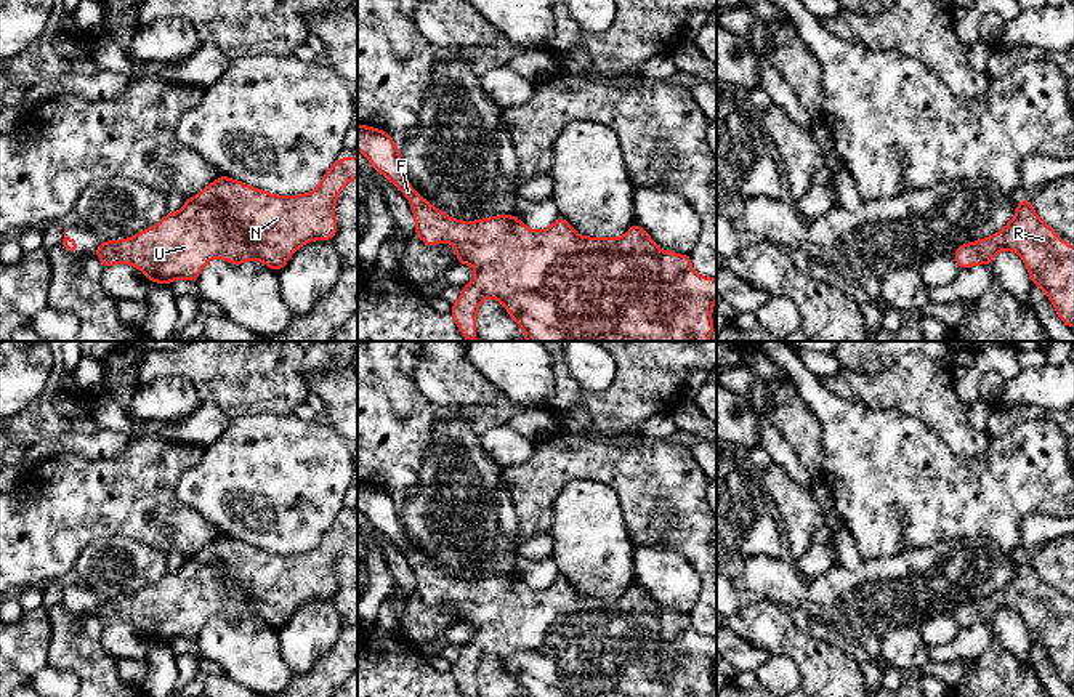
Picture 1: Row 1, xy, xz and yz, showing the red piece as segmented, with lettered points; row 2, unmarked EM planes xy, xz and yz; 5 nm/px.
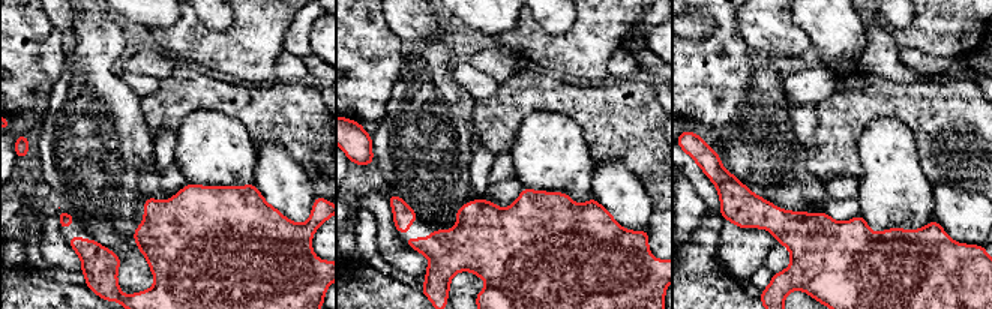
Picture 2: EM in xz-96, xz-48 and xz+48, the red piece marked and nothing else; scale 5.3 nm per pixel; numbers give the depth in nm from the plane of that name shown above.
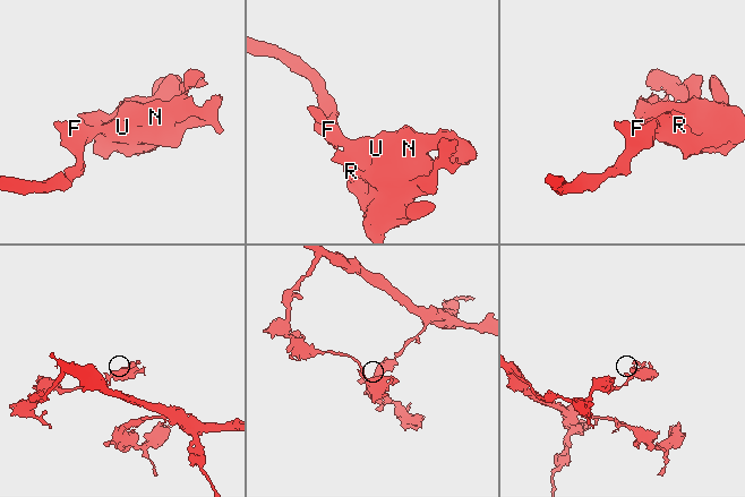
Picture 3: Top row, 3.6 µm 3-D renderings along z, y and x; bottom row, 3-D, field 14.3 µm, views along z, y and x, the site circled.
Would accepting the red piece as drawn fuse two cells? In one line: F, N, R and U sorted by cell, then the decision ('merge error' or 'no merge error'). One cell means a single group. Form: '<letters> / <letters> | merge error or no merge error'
F N R U | no merge error

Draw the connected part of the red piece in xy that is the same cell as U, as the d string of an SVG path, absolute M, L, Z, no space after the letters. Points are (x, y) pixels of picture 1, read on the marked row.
M343 157L325 171L321 184L301 195L274 195L237 179L220 176L186 200L176 213L146 231L123 240L99 242L96 255L104 268L115 263L139 268L149 282L168 285L175 279L196 282L204 266L213 260L231 264L258 260L274 272L289 263L309 240L332 240L337 232L335 202L343 187L357 178L357 157Z

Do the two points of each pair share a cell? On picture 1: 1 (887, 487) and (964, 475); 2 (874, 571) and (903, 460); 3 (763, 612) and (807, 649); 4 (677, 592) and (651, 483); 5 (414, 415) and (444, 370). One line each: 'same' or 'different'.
1: same
2: different
3: same
4: different
5: different

